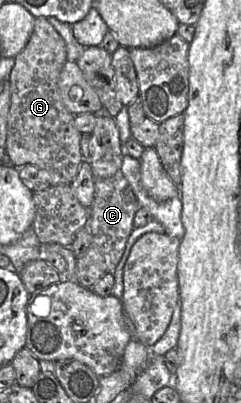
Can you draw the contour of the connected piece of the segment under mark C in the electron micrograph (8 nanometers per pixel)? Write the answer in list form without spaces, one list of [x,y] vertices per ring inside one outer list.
[[[121,170],[110,178],[95,178],[94,200],[87,227],[92,243],[102,252],[108,272],[112,274],[124,253],[127,240],[134,229],[135,214],[140,208],[141,205]]]

